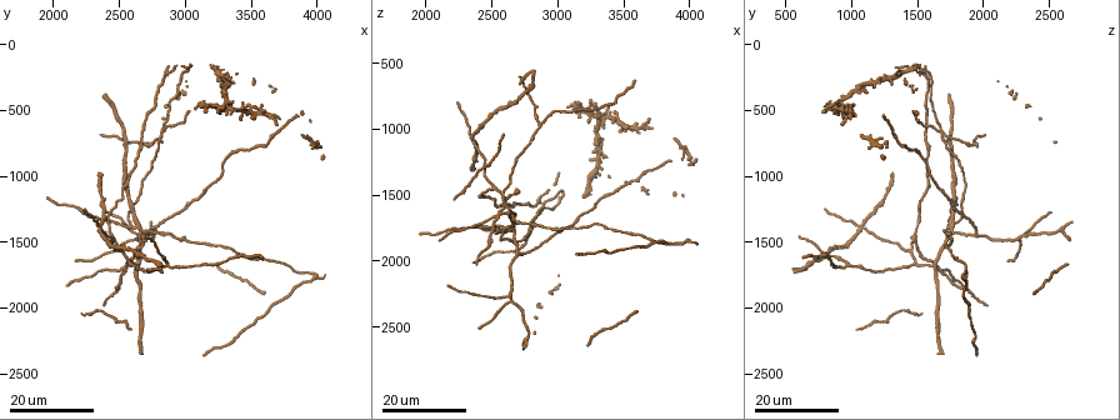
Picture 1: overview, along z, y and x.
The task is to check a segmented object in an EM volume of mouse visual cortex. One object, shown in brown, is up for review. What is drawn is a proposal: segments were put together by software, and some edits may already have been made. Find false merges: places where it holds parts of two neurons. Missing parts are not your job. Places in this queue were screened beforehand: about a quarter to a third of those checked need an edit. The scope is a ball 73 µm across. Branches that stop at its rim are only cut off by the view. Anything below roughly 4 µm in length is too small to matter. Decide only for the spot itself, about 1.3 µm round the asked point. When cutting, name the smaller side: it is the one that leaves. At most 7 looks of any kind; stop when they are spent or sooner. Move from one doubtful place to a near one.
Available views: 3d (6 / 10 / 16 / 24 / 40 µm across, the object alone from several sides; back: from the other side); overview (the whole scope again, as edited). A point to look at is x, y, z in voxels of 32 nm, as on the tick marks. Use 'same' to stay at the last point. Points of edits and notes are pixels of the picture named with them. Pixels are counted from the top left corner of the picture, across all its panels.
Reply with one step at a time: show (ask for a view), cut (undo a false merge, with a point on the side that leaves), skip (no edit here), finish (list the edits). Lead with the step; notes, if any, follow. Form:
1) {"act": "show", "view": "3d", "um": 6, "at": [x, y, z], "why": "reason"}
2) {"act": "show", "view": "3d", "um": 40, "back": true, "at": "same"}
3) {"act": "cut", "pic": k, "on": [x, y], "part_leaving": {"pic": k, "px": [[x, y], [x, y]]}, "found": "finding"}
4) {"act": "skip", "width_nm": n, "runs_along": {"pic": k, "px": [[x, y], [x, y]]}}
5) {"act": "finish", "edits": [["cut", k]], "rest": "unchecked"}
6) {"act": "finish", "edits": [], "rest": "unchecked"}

{"act": "show", "view": "3d", "um": 16, "at": [2640, 1380, 1740]}

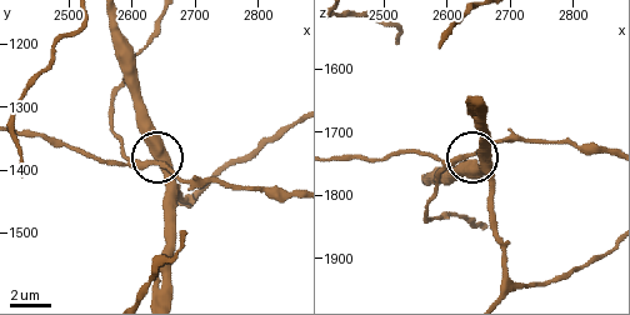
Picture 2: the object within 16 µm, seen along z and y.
{"act": "show", "view": "3d", "um": 6, "at": [2640, 1390, 1740], "why": "zoom in"}

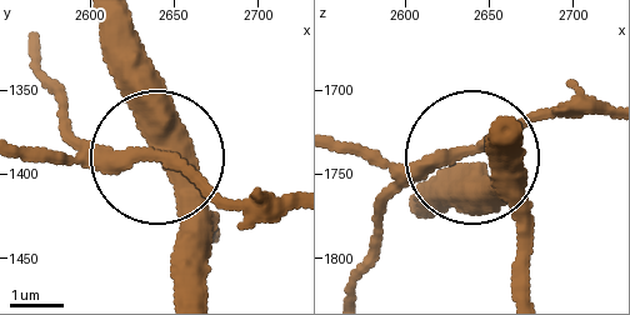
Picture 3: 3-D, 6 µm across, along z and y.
{"act": "skip", "runs_along": {"pic": 3, "px": [[353, 276], [388, 200], [455, 156], [531, 223]]}, "found": "all the same neuron"}

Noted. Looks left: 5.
{"act": "show", "view": "3d", "um": 16, "at": [2640, 1480, 2260]}

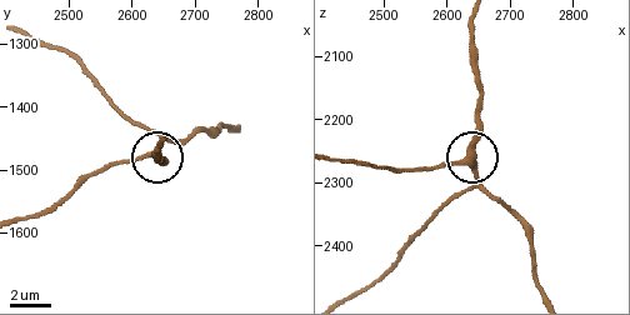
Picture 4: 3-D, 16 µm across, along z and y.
{"act": "show", "view": "3d", "um": 6, "at": "same"}

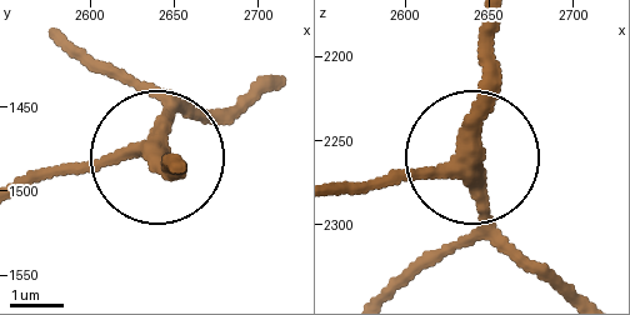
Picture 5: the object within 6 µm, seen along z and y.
{"act": "skip", "width_nm": 310, "runs_along": {"pic": 5, "px": [[495, 26], [495, 93], [469, 174], [495, 228], [558, 290]]}, "found": "all the same neuron"}

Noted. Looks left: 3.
{"act": "show", "view": "3d", "um": 16, "at": [2720, 1440, 1940], "why": "three arms meet"}

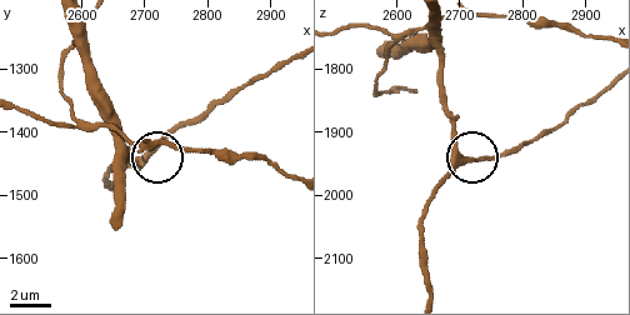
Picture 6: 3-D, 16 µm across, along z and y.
{"act": "show", "view": "3d", "um": 6, "at": [2700, 1440, 1950]}

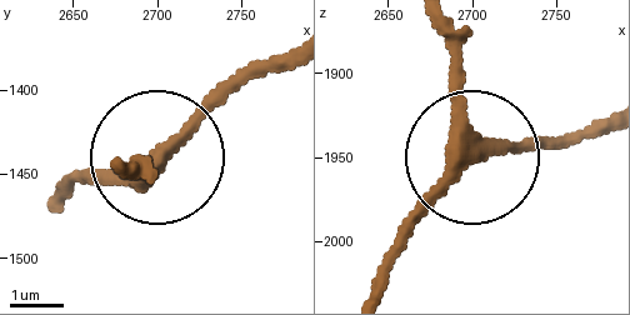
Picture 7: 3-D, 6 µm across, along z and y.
{"act": "skip", "arms": 3, "runs_along": {"pic": 7, "px": [[444, 23], [449, 116], [466, 158], [386, 246]]}, "found": "one neuron here"}

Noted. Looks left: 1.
{"act": "finish", "edits": [], "rest": "unchecked"}

